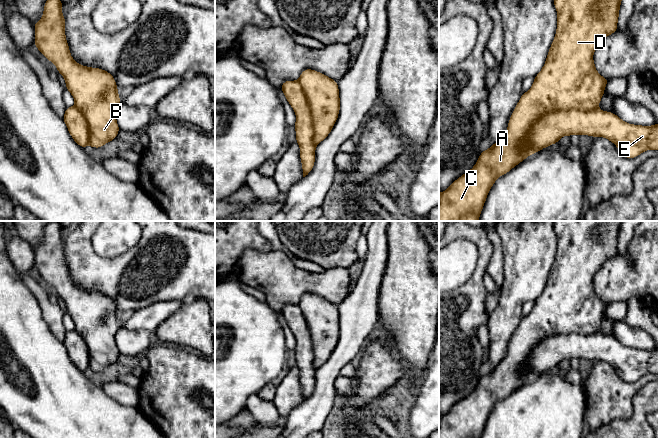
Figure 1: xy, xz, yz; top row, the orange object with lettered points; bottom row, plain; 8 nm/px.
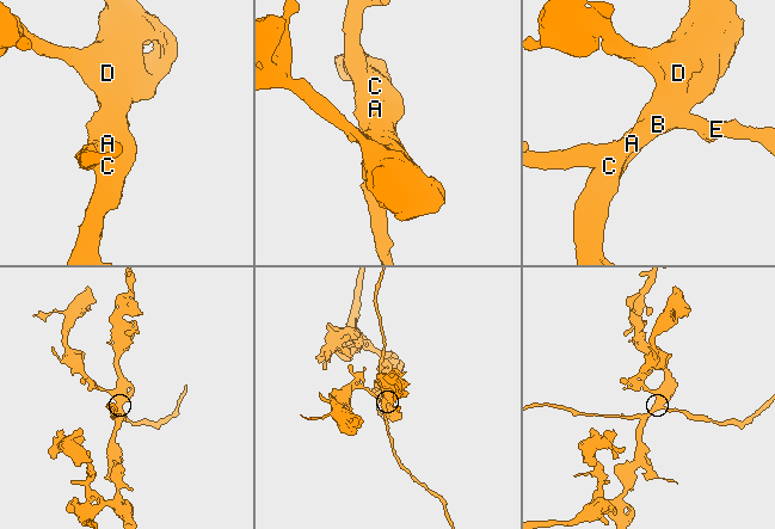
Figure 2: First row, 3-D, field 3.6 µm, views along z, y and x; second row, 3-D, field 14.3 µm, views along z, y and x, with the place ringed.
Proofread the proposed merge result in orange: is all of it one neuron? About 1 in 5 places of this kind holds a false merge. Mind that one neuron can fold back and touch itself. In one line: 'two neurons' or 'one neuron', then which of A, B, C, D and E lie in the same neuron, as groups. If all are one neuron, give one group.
one neuron; groups A B C D E

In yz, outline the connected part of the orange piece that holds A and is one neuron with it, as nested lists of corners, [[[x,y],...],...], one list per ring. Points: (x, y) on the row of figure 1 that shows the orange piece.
[[[554,0],[558,13],[557,29],[544,66],[534,77],[530,90],[522,94],[514,108],[506,133],[489,149],[481,152],[471,170],[456,179],[447,190],[439,193],[439,221],[478,221],[488,192],[497,178],[508,173],[531,154],[557,144],[562,136],[578,134],[605,137],[617,146],[621,155],[630,159],[649,149],[658,150],[658,124],[629,124],[613,112],[597,108],[609,80],[596,71],[593,53],[608,35],[617,31],[620,5],[621,0]]]

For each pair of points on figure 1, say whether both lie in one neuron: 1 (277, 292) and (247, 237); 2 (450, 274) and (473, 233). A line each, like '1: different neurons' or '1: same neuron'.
1: different neurons
2: different neurons

